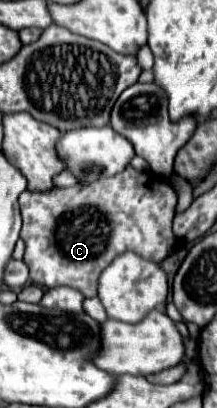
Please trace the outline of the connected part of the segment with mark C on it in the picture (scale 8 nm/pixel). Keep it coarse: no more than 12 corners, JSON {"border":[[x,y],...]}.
{"border":[[133,166],[25,190],[31,282],[97,296],[131,250],[165,260],[177,194]]}

